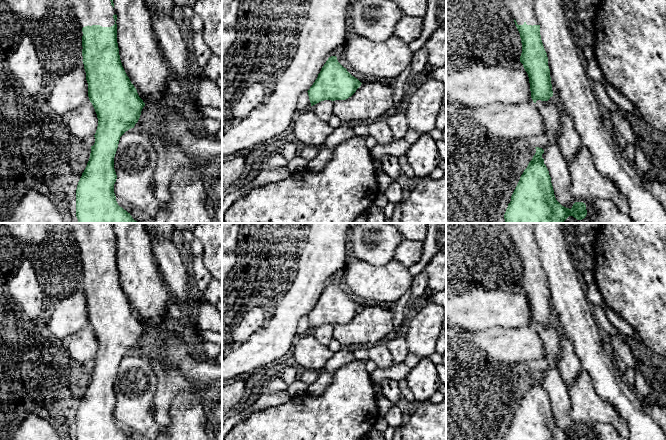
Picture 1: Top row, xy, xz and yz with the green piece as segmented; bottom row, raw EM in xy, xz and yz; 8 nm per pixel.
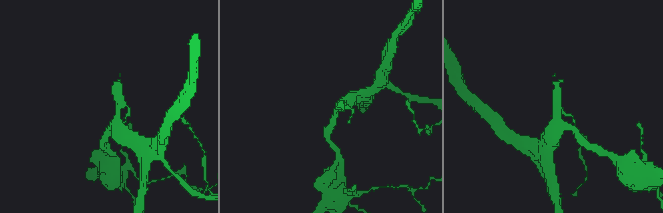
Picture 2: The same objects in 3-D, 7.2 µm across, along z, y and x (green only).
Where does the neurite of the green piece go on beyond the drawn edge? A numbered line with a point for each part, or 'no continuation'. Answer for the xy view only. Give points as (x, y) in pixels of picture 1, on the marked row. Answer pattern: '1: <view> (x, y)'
1: xy (88, 12)

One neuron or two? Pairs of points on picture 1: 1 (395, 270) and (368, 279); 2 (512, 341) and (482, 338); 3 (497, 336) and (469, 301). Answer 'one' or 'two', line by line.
1: one
2: one
3: two

